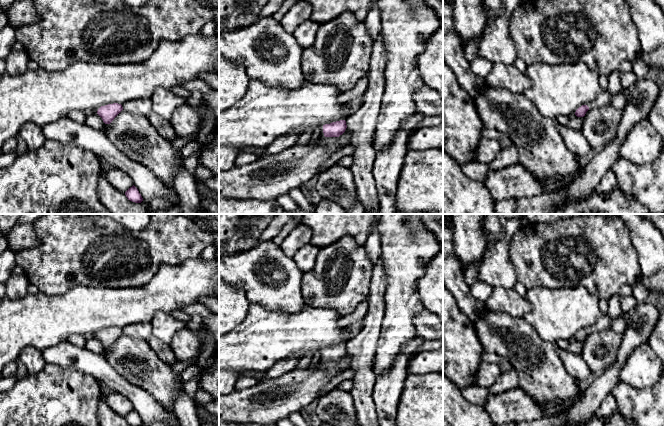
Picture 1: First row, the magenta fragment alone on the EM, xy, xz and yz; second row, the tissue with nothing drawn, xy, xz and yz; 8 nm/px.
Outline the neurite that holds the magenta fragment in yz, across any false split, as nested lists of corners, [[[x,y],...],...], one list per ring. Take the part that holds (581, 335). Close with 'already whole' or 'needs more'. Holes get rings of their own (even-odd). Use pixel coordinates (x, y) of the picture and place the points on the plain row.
[[[602,314],[600,318],[592,326],[580,330],[576,334],[575,339],[577,341],[584,341],[588,334],[608,329],[610,327],[611,322],[612,319],[608,316],[608,314]]]; needs more

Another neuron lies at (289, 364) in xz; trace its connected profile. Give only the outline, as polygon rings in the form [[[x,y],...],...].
[[[296,356],[289,357],[285,360],[280,361],[276,365],[274,365],[272,368],[267,370],[262,378],[261,381],[269,380],[269,379],[275,379],[281,375],[284,375],[285,373],[292,371],[296,368],[299,358]]]

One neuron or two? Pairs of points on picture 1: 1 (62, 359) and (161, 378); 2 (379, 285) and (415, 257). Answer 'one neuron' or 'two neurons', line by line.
1: two neurons
2: two neurons

